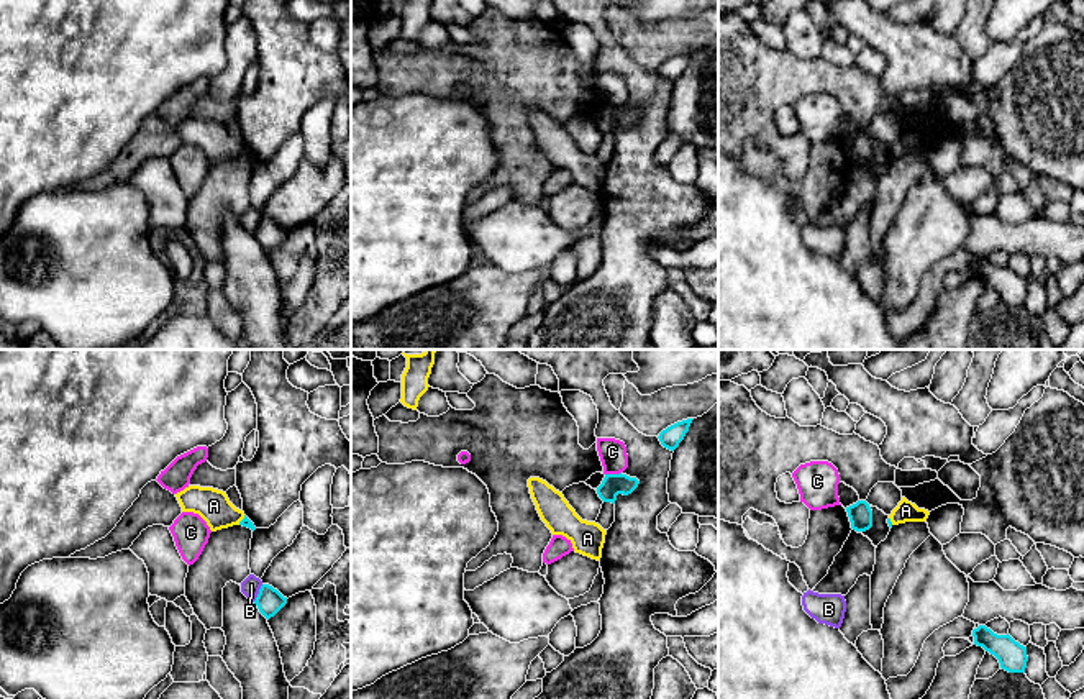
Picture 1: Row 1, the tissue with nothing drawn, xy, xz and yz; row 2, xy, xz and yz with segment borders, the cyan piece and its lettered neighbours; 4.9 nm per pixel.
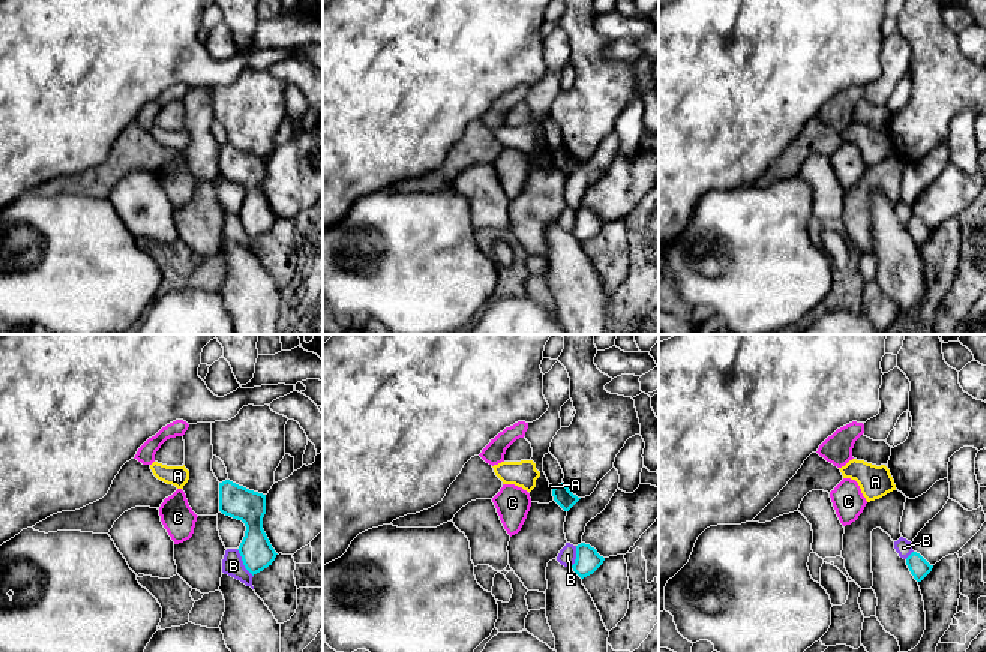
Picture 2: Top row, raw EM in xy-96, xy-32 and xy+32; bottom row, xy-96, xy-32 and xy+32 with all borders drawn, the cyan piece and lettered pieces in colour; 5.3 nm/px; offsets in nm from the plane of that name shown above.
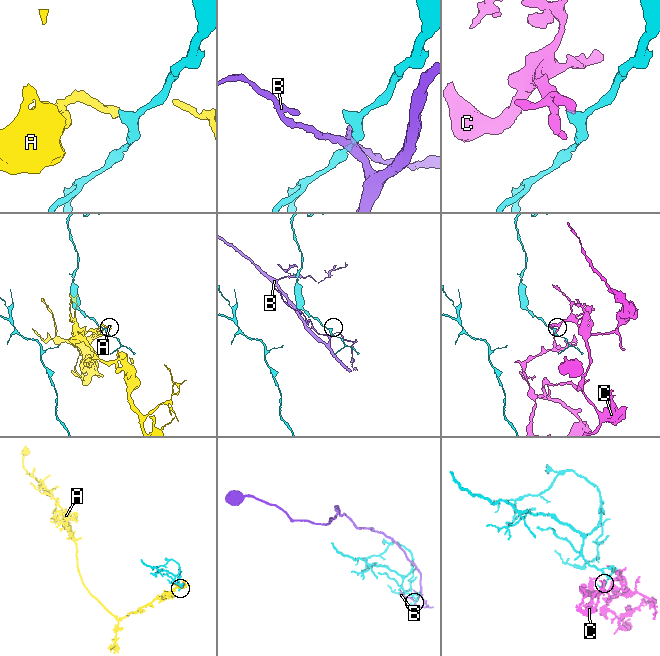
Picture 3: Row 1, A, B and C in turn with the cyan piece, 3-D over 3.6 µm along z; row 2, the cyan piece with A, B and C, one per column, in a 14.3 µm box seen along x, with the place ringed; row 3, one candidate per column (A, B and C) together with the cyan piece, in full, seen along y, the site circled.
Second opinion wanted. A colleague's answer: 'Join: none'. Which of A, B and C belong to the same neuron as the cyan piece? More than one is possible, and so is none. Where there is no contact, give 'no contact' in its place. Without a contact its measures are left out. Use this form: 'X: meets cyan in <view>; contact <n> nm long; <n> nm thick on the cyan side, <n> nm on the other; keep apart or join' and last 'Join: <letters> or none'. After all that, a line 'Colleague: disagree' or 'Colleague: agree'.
A: meets cyan in xy; contact 60 nm long; 50 nm thick on the cyan side, 160 nm on the other; keep apart
B: meets cyan in xy; contact 100 nm long; 140 nm thick on the cyan side, 90 nm on the other; keep apart
C: meets cyan in xz; contact 80 nm long; 110 nm thick on the cyan side, 130 nm on the other; keep apart
Join: none
Colleague: agree

